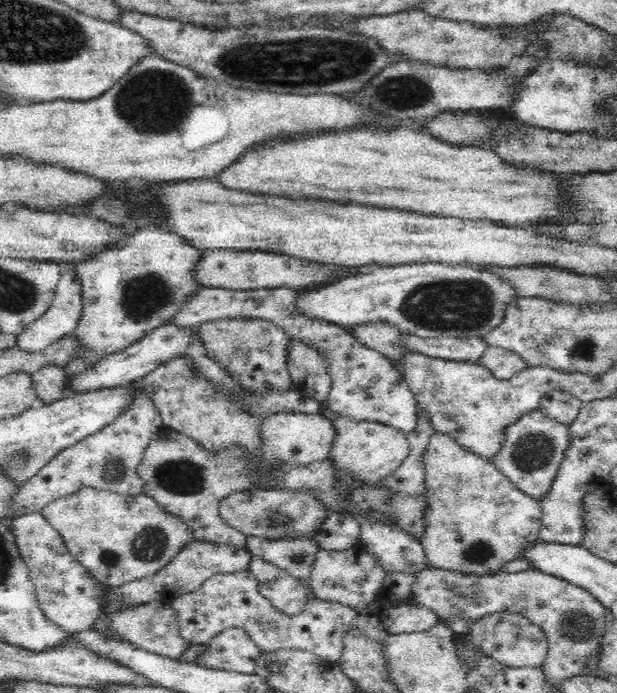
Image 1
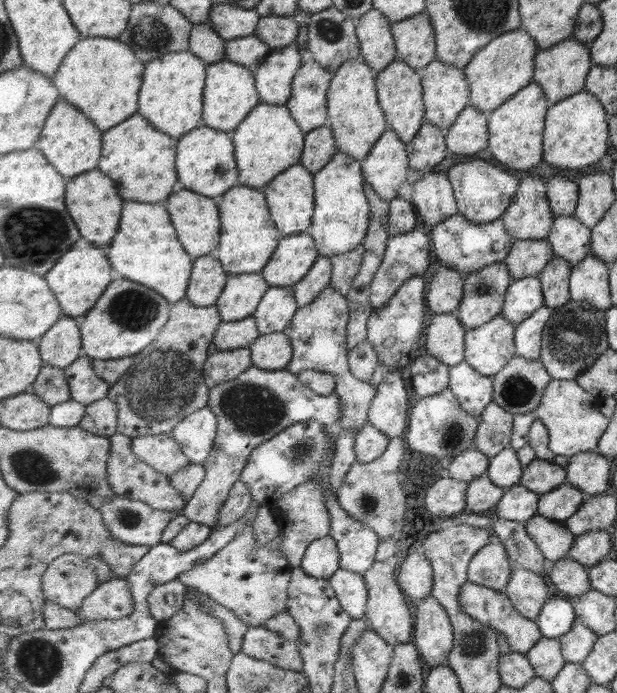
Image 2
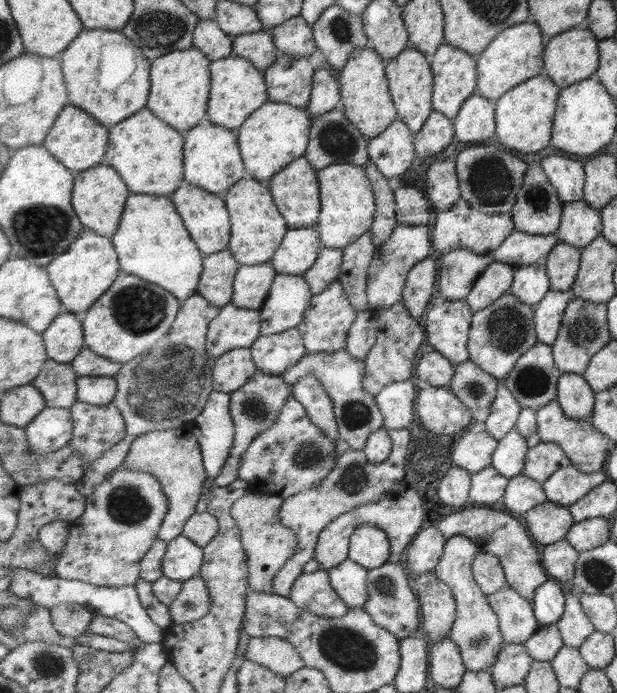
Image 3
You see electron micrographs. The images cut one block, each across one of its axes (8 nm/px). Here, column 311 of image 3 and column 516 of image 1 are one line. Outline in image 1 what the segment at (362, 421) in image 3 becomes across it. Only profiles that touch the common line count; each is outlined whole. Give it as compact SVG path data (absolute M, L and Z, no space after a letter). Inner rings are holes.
M488 345L486 352L477 362L498 380L510 380L529 367L529 364L519 354L494 345Z

